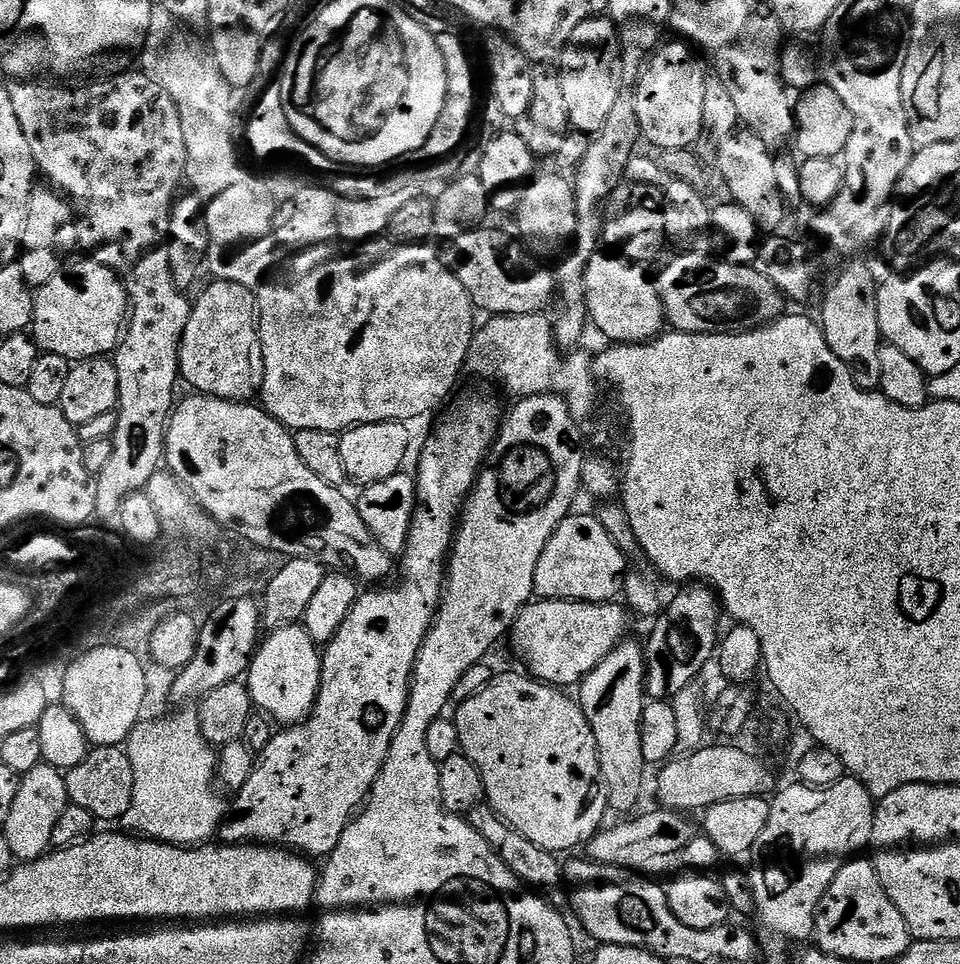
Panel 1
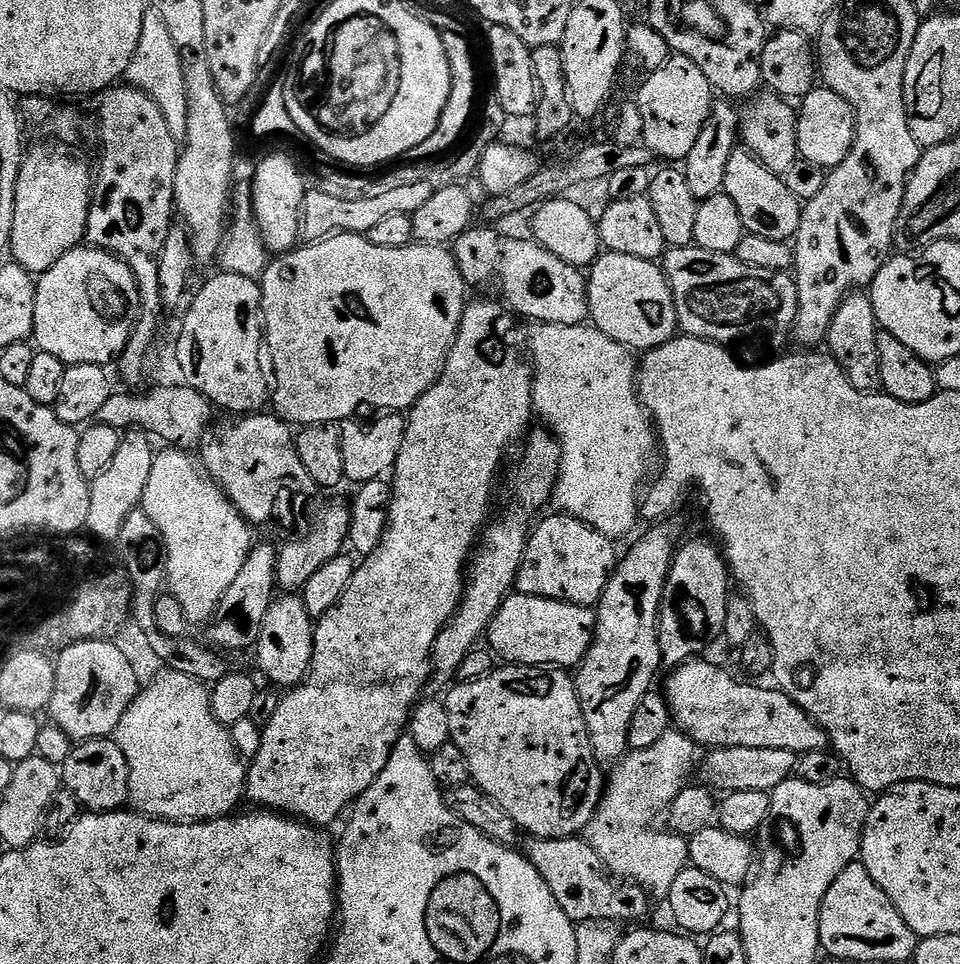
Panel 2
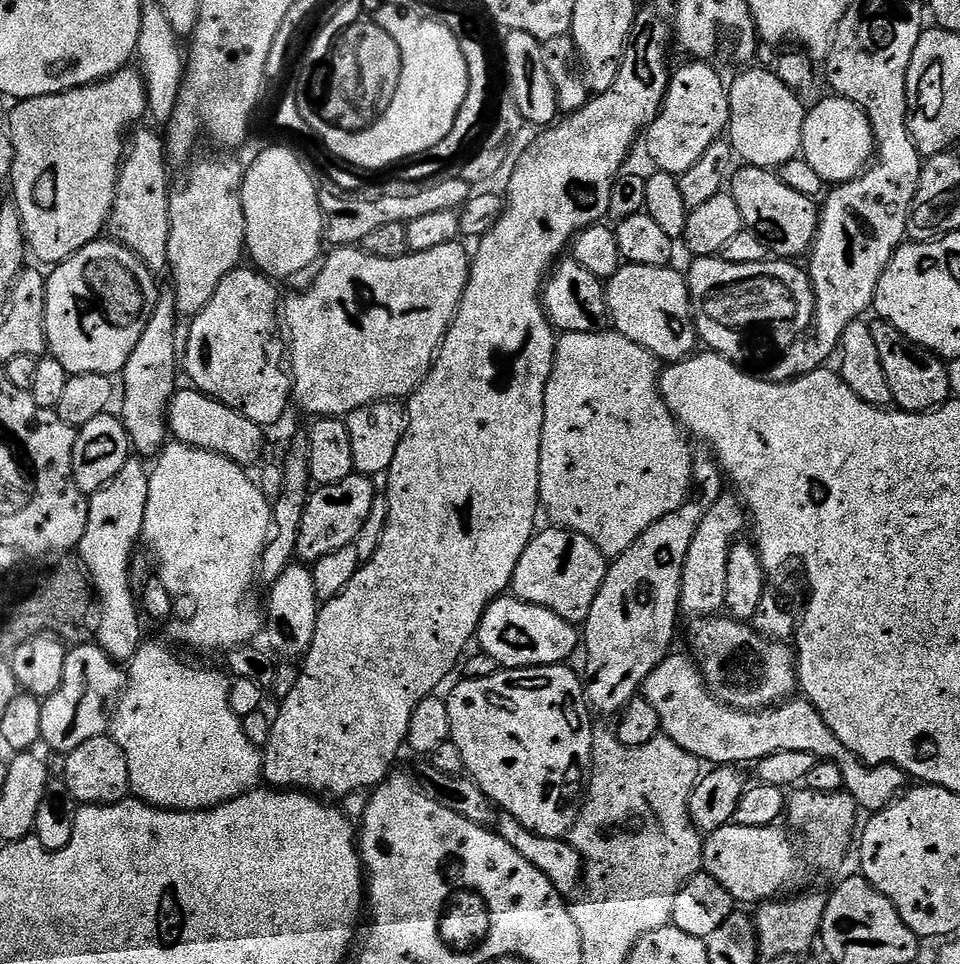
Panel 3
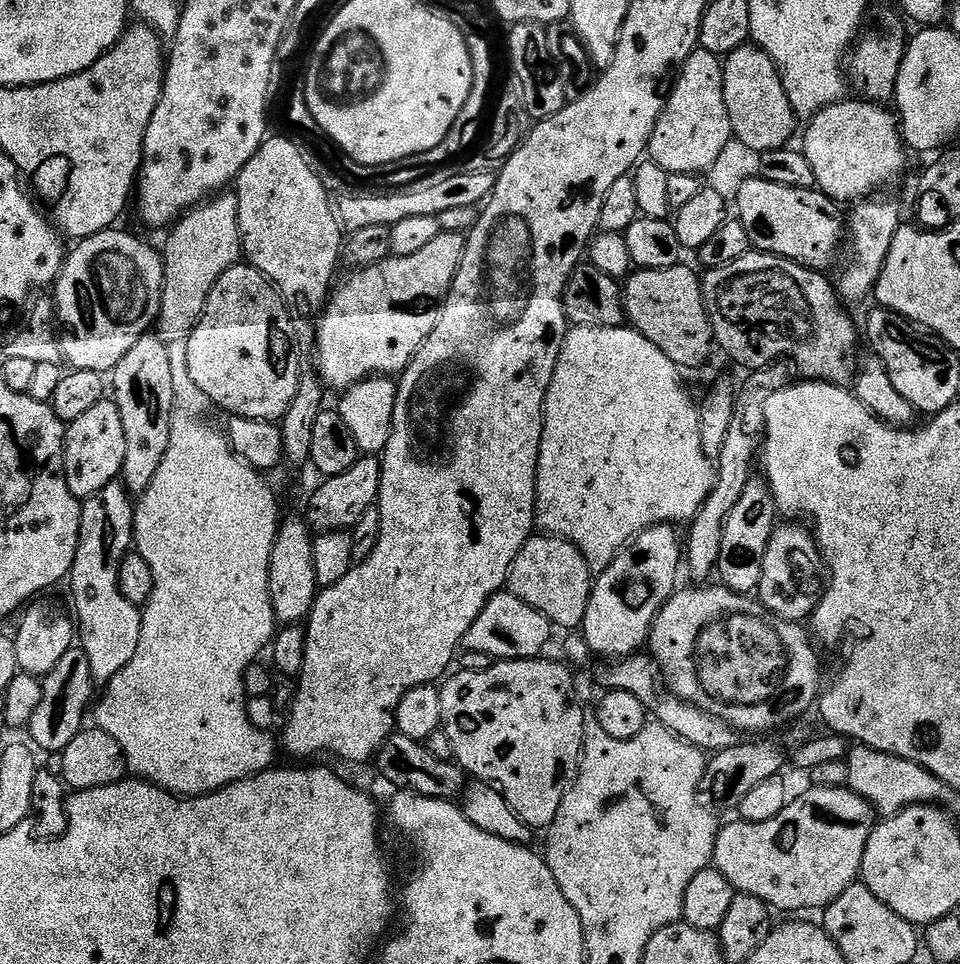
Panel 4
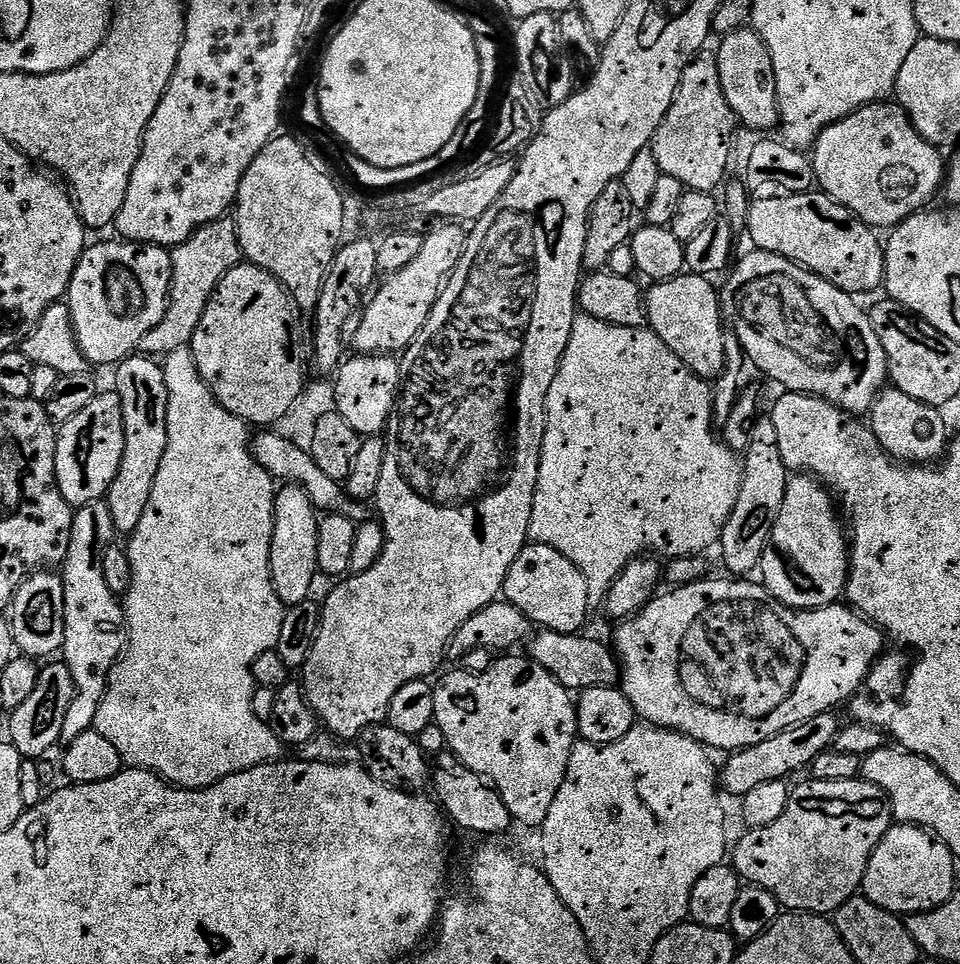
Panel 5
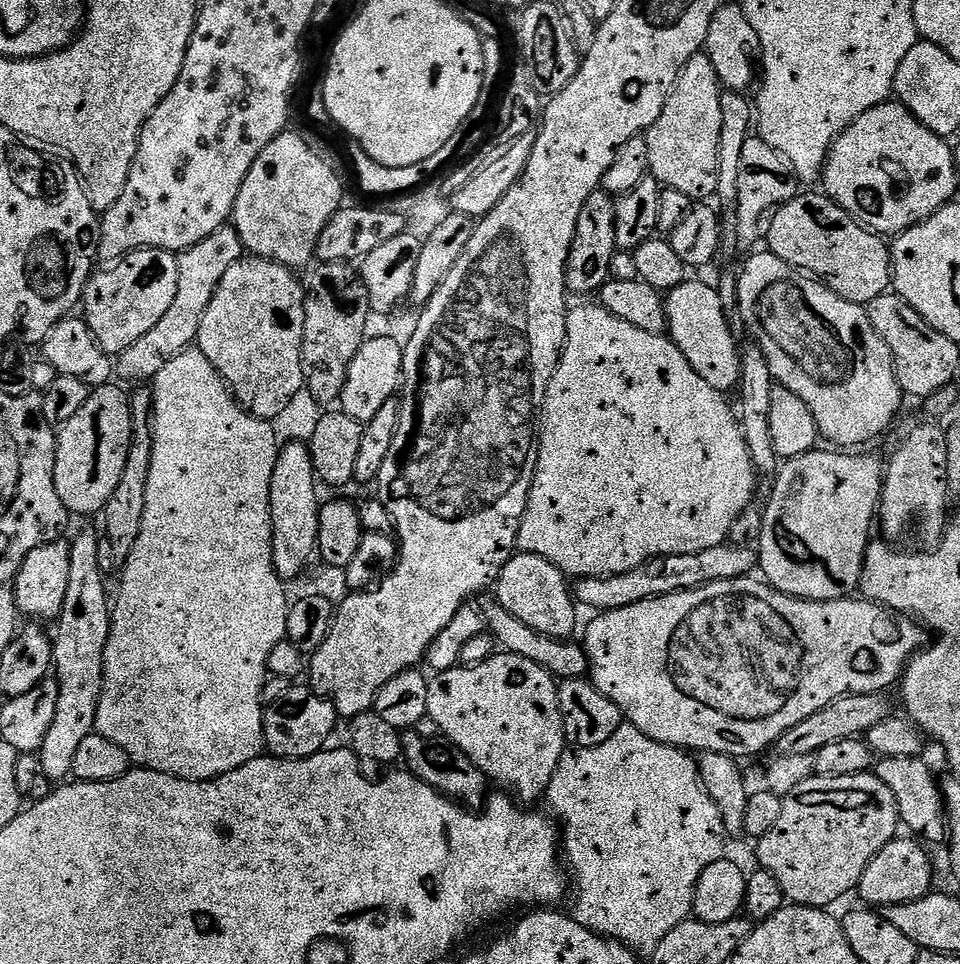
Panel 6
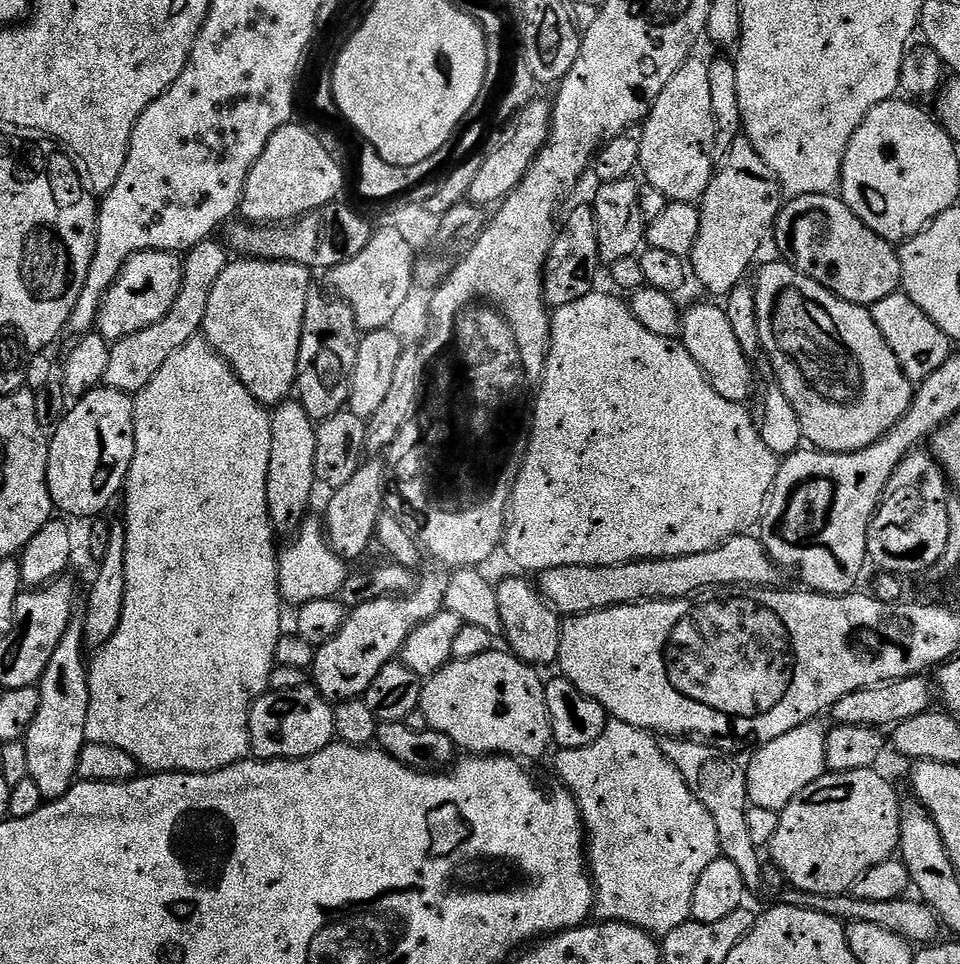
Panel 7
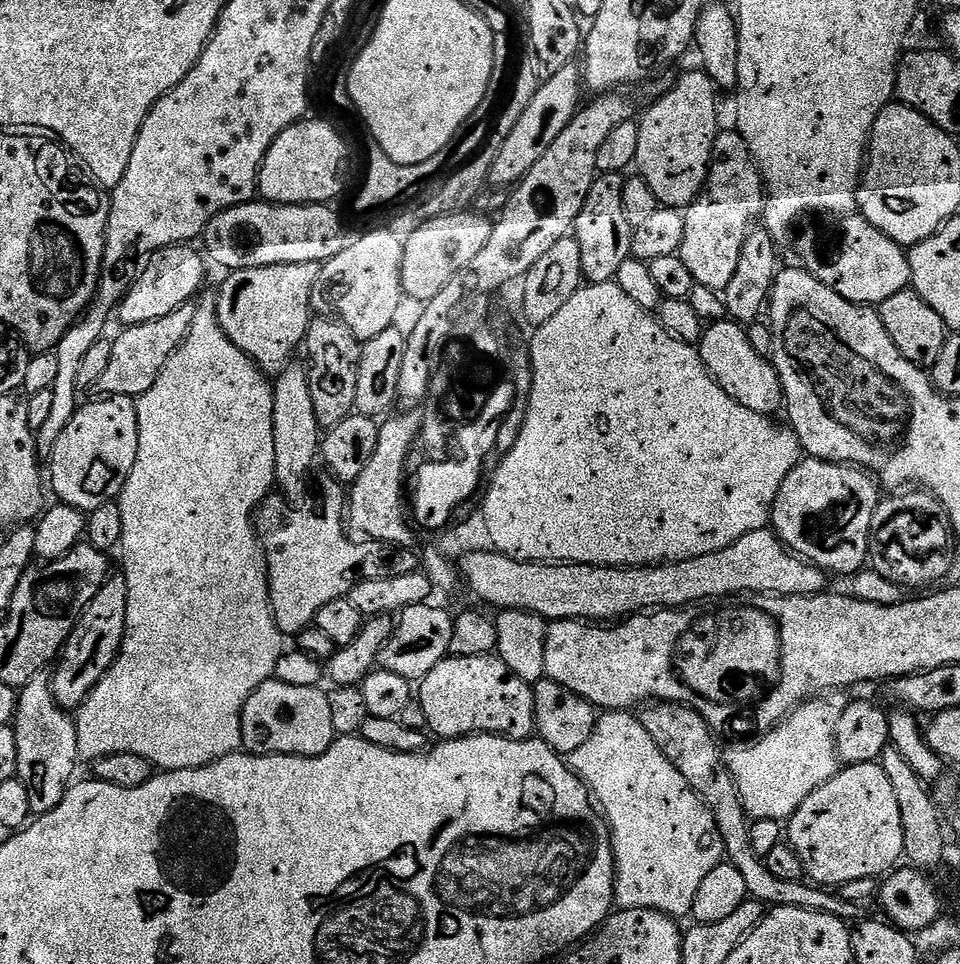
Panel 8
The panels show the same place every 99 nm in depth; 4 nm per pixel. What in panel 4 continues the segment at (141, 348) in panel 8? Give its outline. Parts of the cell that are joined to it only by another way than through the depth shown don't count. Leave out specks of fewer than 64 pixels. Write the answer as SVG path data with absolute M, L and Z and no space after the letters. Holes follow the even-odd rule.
M228 190L183 213L180 219L171 225L167 233L168 241L165 242L164 248L162 247L164 285L160 314L154 325L155 335L165 344L187 341L206 310L210 290L214 290L218 278L222 278L226 270L241 263L239 214L239 195Z

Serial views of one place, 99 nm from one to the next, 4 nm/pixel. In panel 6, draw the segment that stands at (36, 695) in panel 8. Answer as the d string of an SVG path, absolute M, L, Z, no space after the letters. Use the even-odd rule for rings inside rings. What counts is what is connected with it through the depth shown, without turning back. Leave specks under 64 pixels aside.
M80 532L71 541L70 582L66 586L66 602L62 602L60 619L55 621L52 641L54 678L58 682L58 711L39 750L40 770L52 782L72 776L78 746L96 731L98 702L104 685L104 647L112 629L110 592L104 585L106 573L98 566L101 537Z

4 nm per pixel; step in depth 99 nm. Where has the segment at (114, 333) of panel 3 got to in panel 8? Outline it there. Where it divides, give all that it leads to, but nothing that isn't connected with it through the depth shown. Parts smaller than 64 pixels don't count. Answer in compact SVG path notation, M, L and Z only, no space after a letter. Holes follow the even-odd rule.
M173 246L151 253L146 260L148 265L139 269L140 277L137 280L135 277L134 283L128 289L128 295L118 305L118 320L120 316L121 325L141 324L154 318L166 318L166 314L189 303L204 284L206 260L199 251L197 252L192 246Z

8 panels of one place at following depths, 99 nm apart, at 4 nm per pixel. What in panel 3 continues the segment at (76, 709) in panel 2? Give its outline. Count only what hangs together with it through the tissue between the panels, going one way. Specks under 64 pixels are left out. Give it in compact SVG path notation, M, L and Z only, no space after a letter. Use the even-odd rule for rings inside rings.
M91 642L69 647L64 657L62 686L43 701L41 741L48 743L51 751L67 754L82 746L82 742L105 735L125 683L125 669L108 657L99 644Z

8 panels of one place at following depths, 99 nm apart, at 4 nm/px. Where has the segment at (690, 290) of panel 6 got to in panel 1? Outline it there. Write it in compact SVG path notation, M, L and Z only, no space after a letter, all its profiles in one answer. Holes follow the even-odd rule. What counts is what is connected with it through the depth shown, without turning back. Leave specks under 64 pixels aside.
M598 254L586 266L586 302L591 323L616 344L643 344L655 340L666 328L664 303L653 277L643 272L639 263L616 254Z

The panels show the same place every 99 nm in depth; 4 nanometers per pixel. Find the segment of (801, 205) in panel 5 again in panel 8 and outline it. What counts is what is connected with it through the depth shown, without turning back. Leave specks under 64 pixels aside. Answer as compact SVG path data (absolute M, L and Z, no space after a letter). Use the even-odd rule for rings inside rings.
M841 215L836 229L832 232L832 240L824 244L824 248L816 245L816 236L812 232L804 232L800 236L800 260L804 271L818 282L830 286L834 294L846 298L851 304L879 306L886 298L894 298L894 294L905 291L911 285L912 271L908 261L908 252L882 230L875 228L865 216Z

